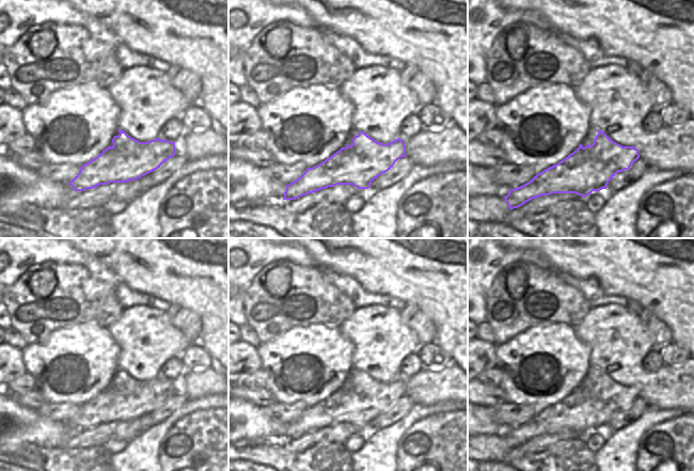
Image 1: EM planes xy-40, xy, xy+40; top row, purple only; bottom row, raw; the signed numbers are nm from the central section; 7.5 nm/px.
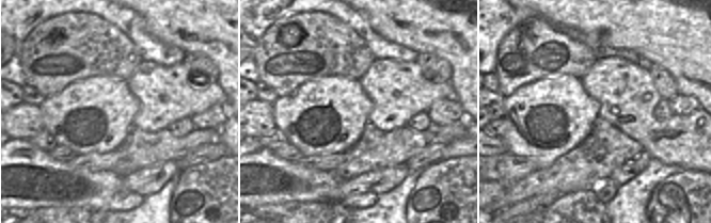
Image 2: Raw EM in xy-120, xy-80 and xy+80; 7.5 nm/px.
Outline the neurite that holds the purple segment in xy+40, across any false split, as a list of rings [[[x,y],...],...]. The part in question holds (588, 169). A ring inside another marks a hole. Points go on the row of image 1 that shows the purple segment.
[[[598,130],[592,145],[579,147],[558,163],[543,170],[534,176],[529,183],[510,189],[504,197],[509,209],[518,208],[526,202],[541,195],[552,193],[575,193],[583,198],[593,191],[606,189],[609,182],[618,173],[629,170],[640,158],[638,150],[633,146],[622,146],[614,142],[606,134]]]

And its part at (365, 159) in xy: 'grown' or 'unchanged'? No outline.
unchanged

